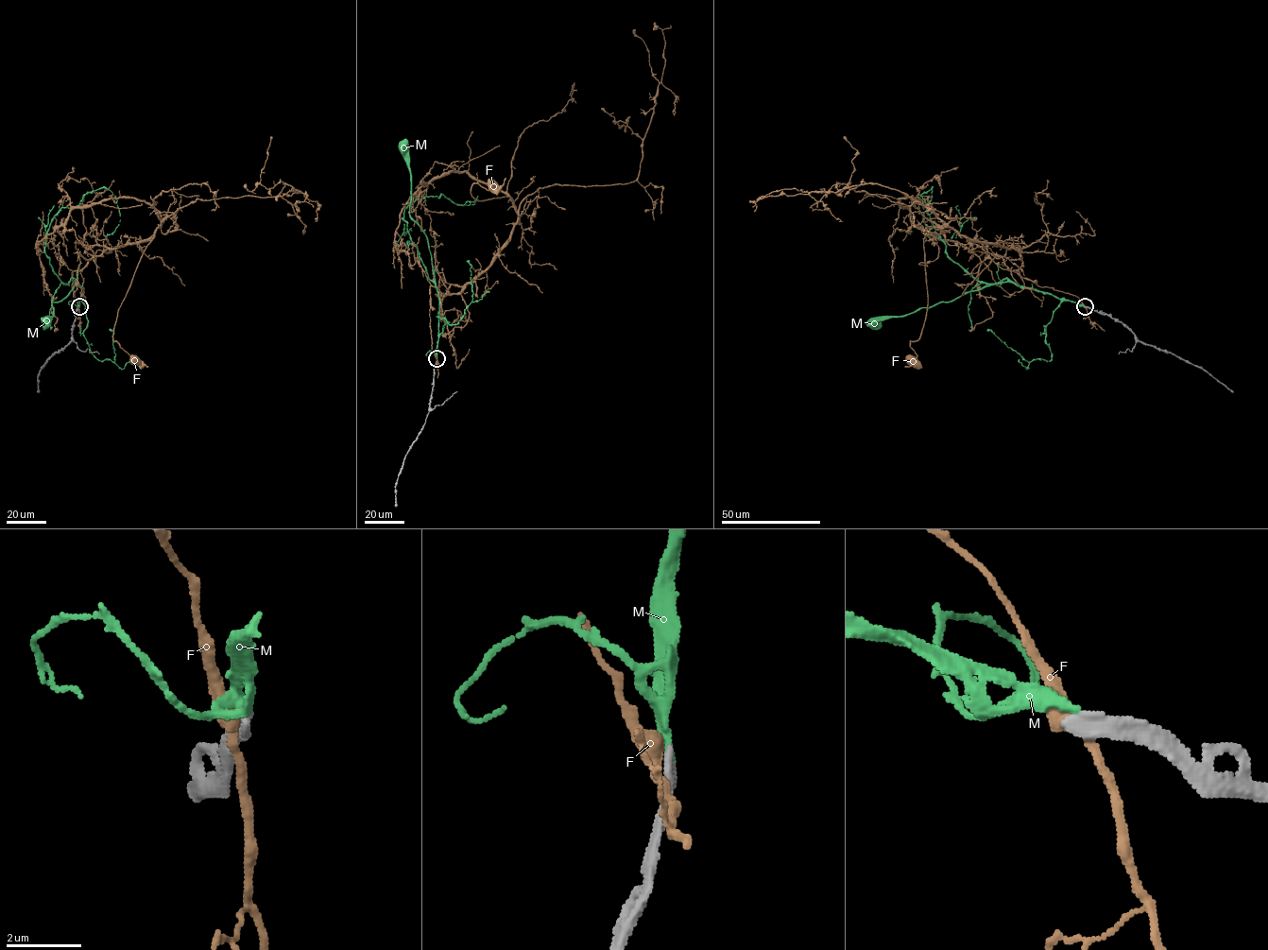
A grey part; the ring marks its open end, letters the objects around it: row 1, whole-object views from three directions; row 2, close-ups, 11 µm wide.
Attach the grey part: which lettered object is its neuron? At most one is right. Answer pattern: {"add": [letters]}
{"add": ["M"]}

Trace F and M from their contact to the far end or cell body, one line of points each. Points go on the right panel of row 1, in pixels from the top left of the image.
F: (1085, 307), (1013, 271), (1022, 264), (1018, 250), (936, 224), (924, 239), (927, 309), (910, 359)
M: (1085, 306), (1003, 282), (965, 292), (947, 302), (874, 322)

